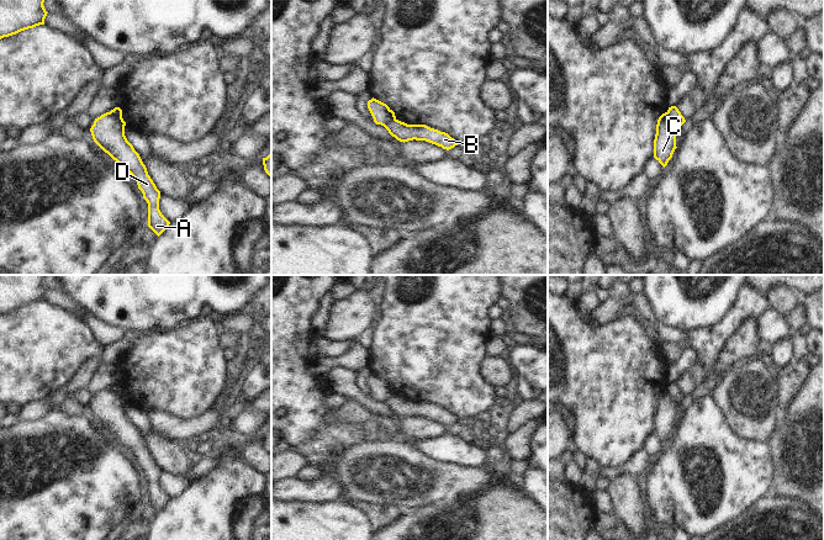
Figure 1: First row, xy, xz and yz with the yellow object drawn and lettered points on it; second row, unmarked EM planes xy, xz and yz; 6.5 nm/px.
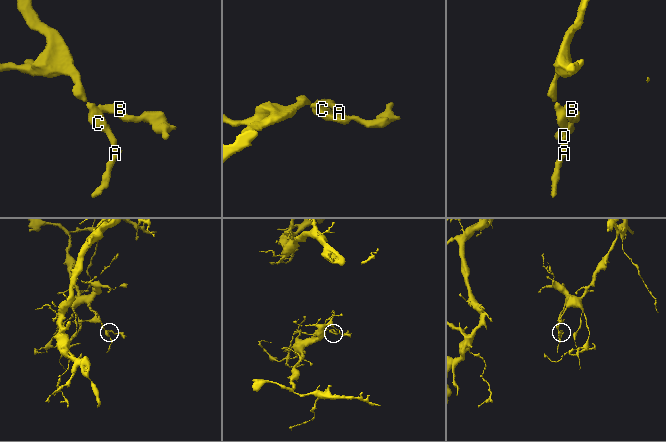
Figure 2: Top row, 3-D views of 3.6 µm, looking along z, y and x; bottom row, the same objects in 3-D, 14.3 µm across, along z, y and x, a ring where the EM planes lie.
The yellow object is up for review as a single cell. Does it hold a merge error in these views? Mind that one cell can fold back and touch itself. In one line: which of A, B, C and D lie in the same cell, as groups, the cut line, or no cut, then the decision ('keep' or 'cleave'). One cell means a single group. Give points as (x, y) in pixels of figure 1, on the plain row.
A C D / B; cut in yz along (665, 388), (680, 404); cleave

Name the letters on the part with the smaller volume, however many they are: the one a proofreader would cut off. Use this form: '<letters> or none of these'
B

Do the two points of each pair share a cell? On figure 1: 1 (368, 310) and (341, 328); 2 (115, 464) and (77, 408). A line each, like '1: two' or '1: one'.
1: one
2: two

